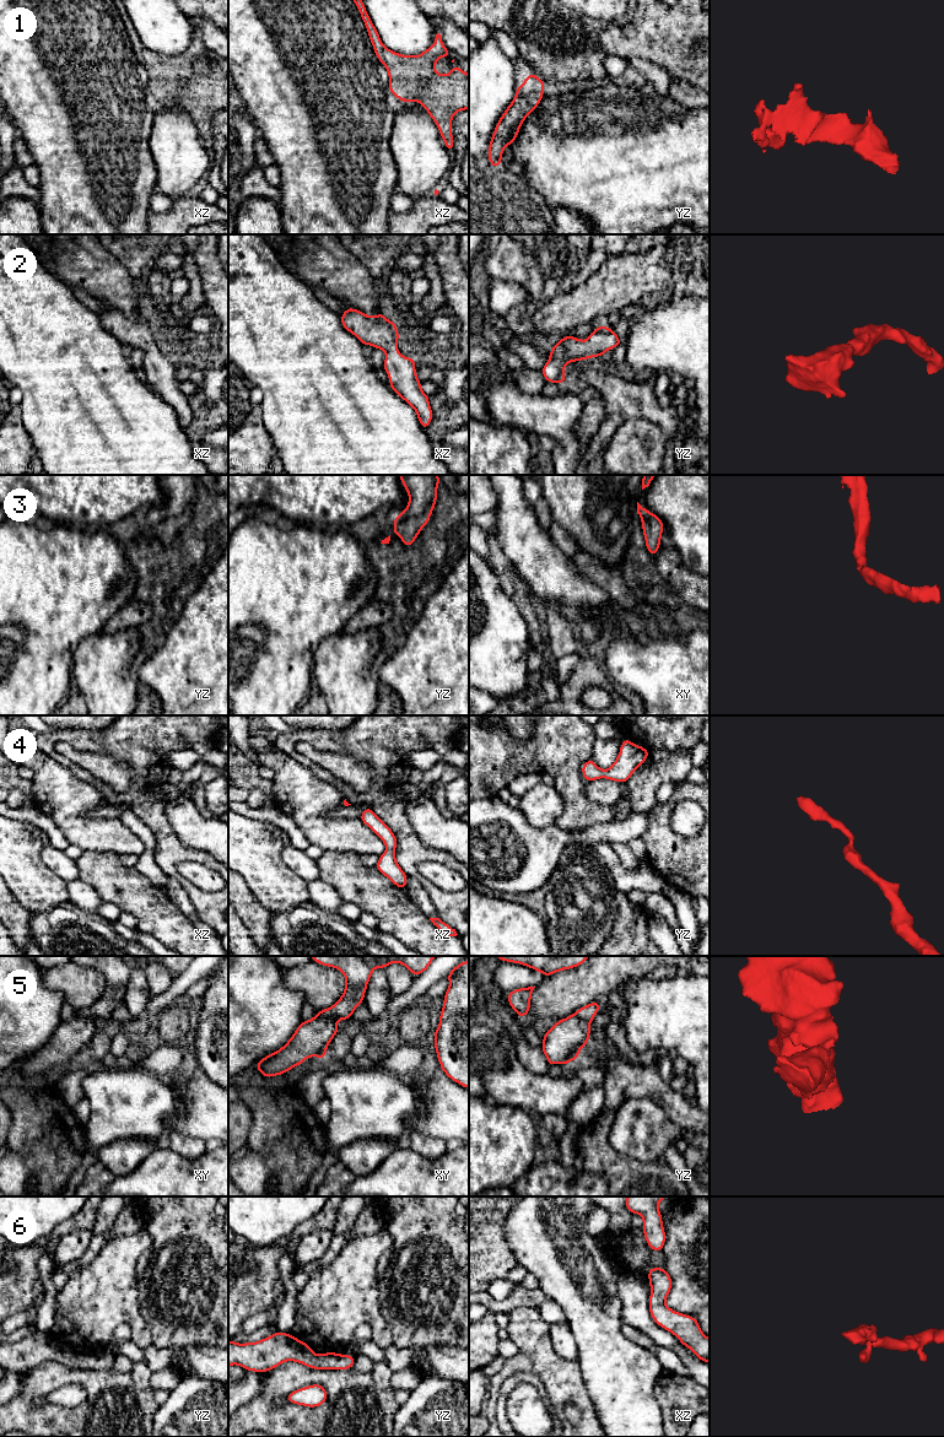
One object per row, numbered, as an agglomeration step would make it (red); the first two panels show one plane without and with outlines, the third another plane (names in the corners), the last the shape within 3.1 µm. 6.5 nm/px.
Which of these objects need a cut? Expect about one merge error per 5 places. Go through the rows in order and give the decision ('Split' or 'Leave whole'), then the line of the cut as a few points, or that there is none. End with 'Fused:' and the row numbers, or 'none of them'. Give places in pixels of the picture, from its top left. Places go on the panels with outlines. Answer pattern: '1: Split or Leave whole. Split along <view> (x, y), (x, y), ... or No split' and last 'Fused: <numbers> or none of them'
1: Leave whole. No split
2: Leave whole. No split
3: Leave whole. No split
4: Leave whole. No split
5: Split. Split along xy (317, 1014), (332, 1016), (335, 1020)
6: Leave whole. No split
Fused: 5

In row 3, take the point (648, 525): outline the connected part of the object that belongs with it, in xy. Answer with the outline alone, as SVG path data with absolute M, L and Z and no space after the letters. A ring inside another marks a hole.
M637 502L637 514L642 520L642 530L646 540L647 551L656 557L658 547L662 545L660 537L664 528L662 519L651 513Z

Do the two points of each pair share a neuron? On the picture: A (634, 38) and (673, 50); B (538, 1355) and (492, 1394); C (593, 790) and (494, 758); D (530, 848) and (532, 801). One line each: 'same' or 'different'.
A: same
B: same
C: different
D: different

